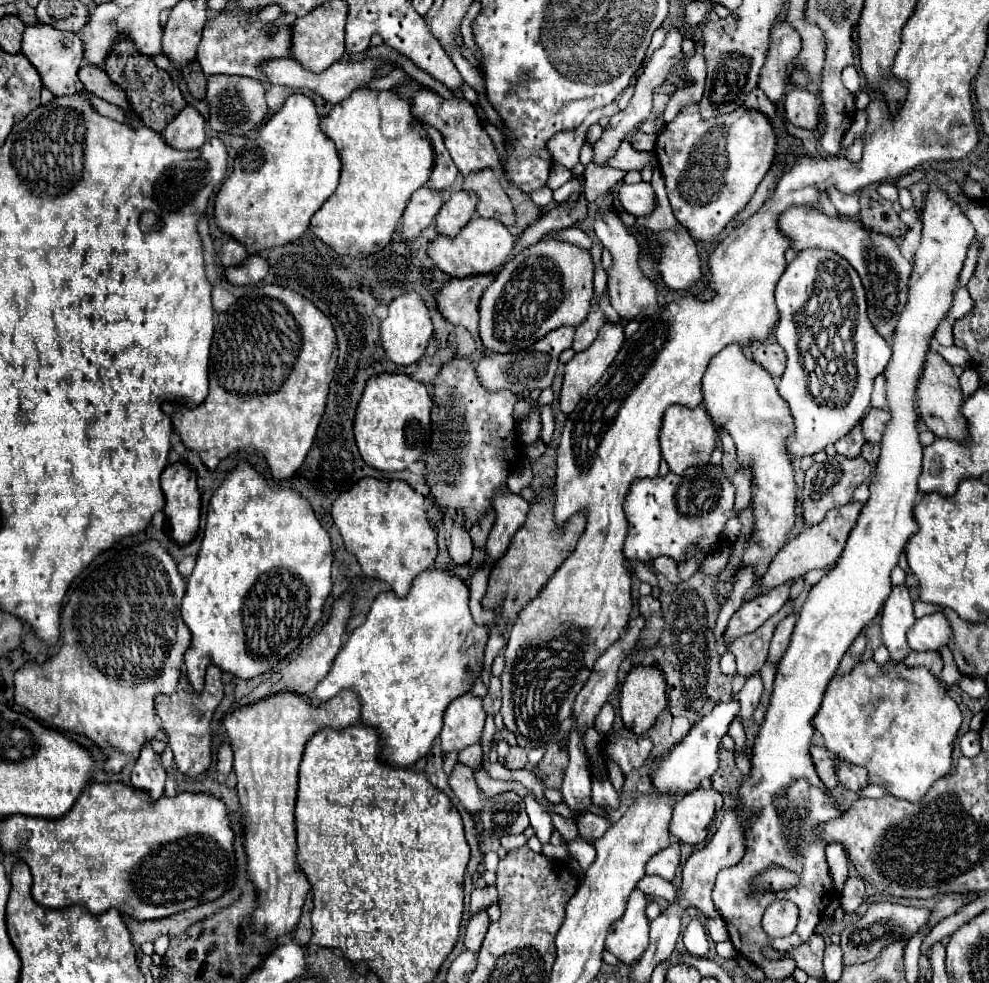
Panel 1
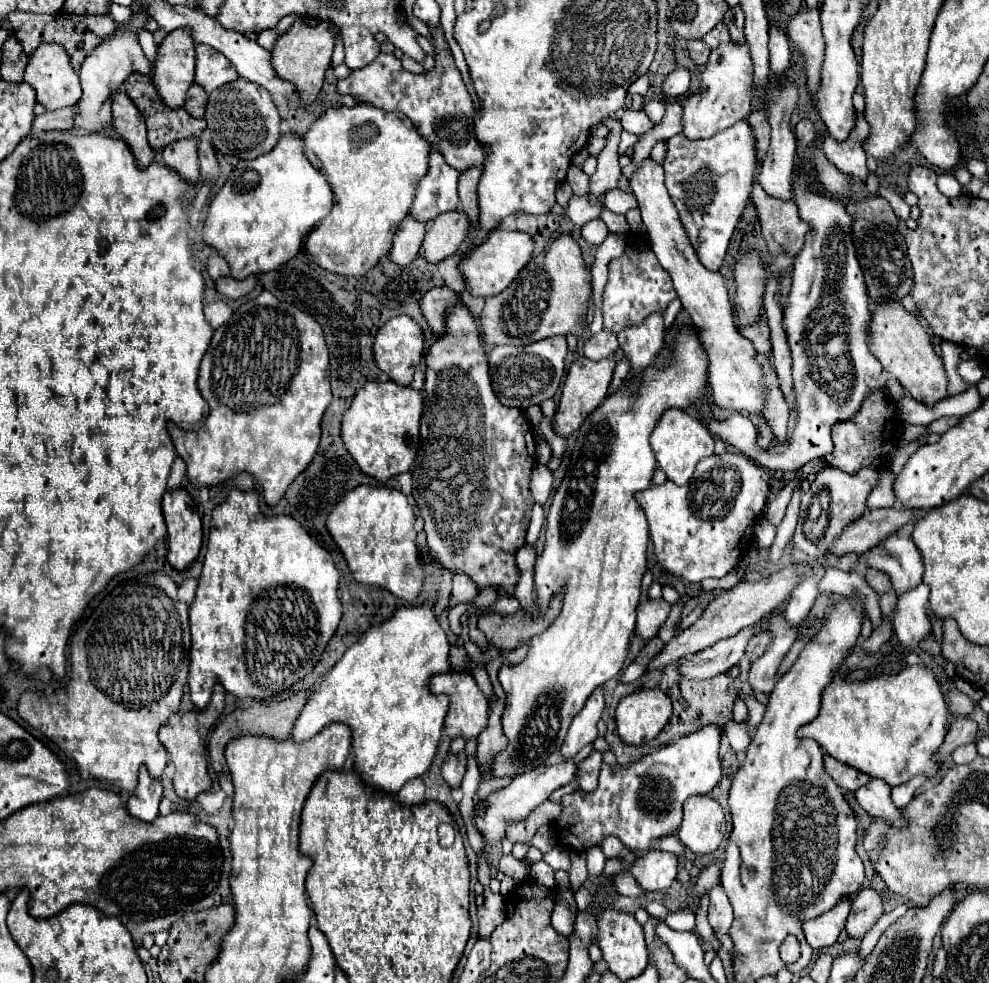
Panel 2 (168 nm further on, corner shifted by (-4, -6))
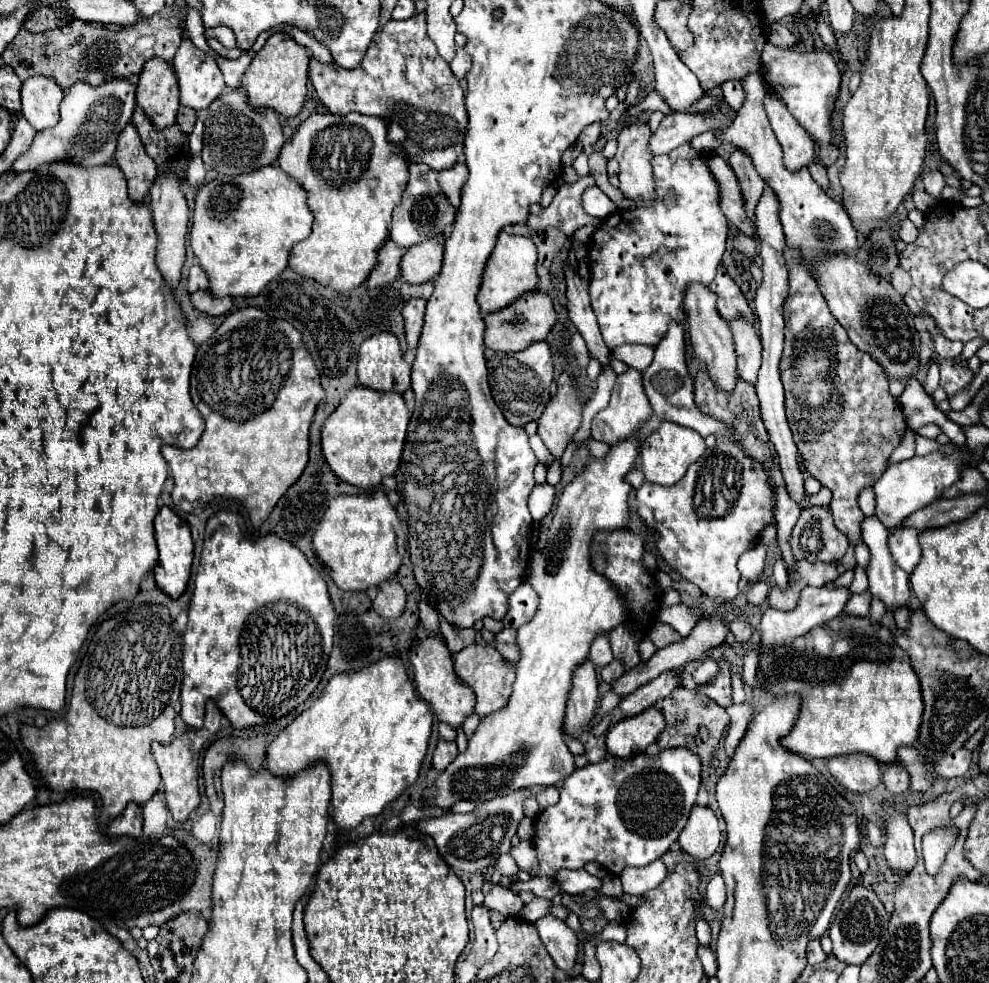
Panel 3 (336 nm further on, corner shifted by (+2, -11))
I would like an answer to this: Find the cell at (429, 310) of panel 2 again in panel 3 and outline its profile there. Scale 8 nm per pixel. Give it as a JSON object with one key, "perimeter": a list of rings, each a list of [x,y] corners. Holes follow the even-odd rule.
{"perimeter":[[[411,298],[403,308],[405,338],[407,338],[409,350],[417,348],[417,342],[421,336],[421,326],[423,326],[423,316],[425,316],[425,304],[427,304],[427,300],[423,300],[423,298]]]}

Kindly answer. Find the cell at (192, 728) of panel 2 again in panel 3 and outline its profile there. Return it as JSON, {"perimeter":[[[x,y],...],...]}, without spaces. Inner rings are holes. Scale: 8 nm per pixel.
{"perimeter":[[[213,700],[207,702],[205,710],[205,726],[201,730],[189,730],[183,736],[175,738],[169,746],[161,746],[153,742],[153,758],[157,762],[161,780],[163,780],[163,792],[165,792],[165,802],[169,806],[169,812],[175,822],[183,824],[187,822],[189,814],[199,806],[199,786],[197,786],[197,766],[199,766],[199,754],[207,746],[207,742],[219,732],[219,722],[221,722],[221,710],[215,706]]]}

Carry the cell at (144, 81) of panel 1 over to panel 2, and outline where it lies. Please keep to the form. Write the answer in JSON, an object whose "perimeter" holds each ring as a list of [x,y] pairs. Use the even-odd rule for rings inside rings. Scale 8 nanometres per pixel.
{"perimeter":[[[131,73],[129,79],[125,79],[123,83],[123,91],[131,97],[131,101],[137,105],[137,109],[141,111],[141,115],[145,117],[145,123],[147,123],[147,133],[149,133],[149,145],[151,149],[161,155],[161,151],[173,143],[173,141],[179,141],[179,139],[185,139],[185,137],[199,137],[201,131],[207,127],[207,123],[203,119],[195,119],[191,117],[183,107],[179,109],[169,109],[163,105],[155,85],[153,85],[153,77],[151,75],[141,75],[141,73]]]}

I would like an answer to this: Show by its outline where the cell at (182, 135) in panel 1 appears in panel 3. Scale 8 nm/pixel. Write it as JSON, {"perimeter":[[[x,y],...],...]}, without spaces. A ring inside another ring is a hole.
{"perimeter":[[[161,176],[155,180],[151,188],[151,214],[153,214],[153,224],[159,238],[157,268],[163,274],[163,280],[175,292],[181,278],[181,268],[185,262],[185,236],[187,236],[187,226],[189,226],[189,208],[181,190],[181,182],[177,178]]]}

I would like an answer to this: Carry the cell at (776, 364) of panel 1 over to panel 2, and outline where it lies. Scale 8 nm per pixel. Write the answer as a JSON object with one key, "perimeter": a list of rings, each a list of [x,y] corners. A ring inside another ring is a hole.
{"perimeter":[[[761,319],[757,325],[751,327],[739,327],[739,333],[743,333],[757,349],[757,353],[765,353],[765,357],[771,357],[771,337],[769,327],[765,319]]]}

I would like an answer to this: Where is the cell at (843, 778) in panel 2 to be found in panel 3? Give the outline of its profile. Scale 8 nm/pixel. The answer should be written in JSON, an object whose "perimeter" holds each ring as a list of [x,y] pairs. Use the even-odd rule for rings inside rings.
{"perimeter":[[[849,754],[847,758],[829,758],[829,772],[853,792],[869,792],[881,784],[881,766],[867,754]]]}

